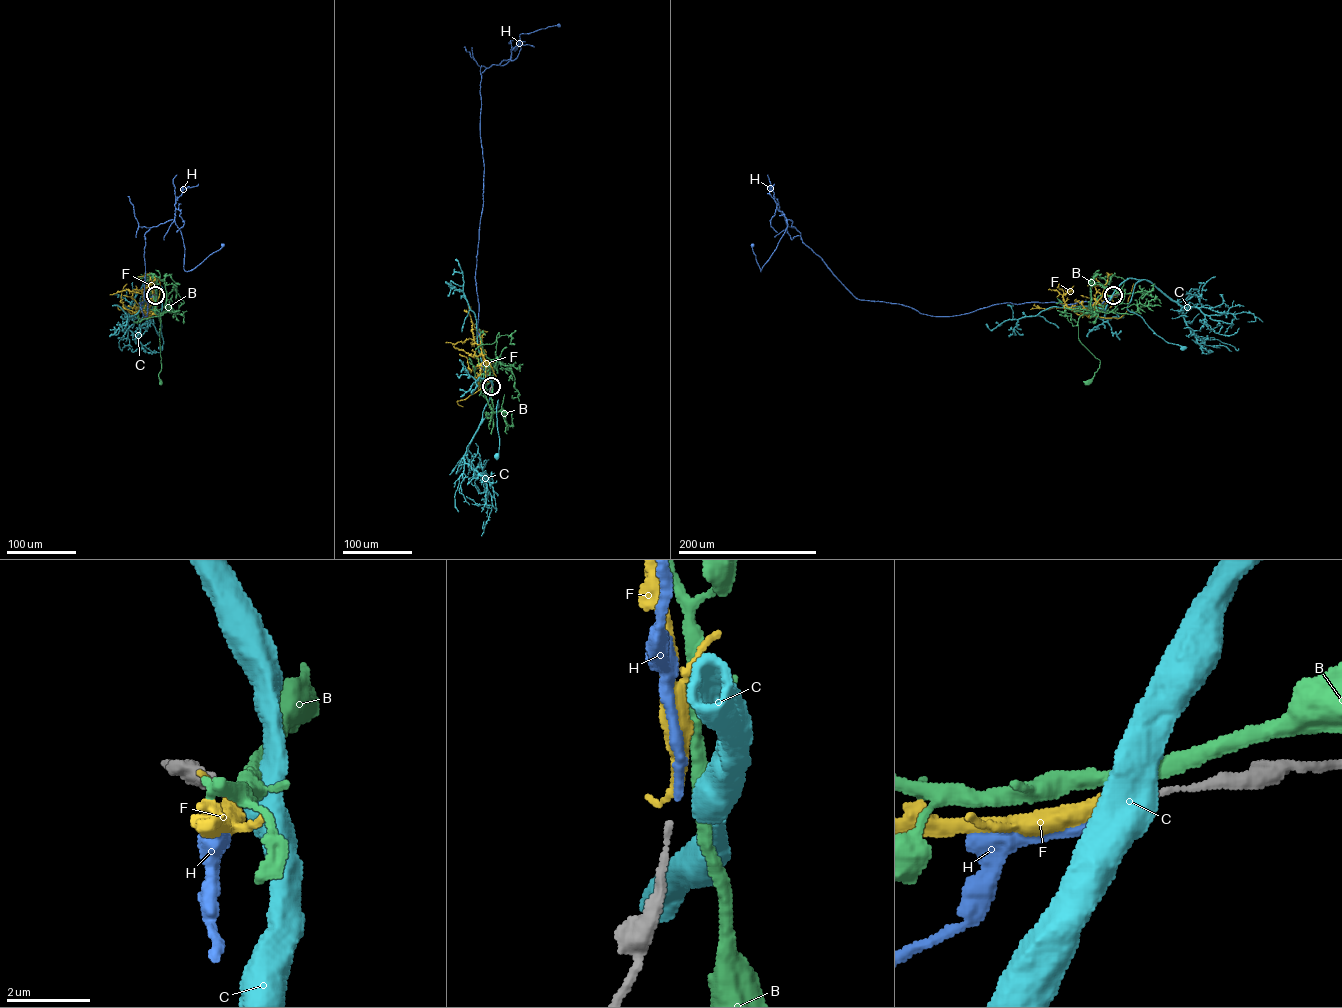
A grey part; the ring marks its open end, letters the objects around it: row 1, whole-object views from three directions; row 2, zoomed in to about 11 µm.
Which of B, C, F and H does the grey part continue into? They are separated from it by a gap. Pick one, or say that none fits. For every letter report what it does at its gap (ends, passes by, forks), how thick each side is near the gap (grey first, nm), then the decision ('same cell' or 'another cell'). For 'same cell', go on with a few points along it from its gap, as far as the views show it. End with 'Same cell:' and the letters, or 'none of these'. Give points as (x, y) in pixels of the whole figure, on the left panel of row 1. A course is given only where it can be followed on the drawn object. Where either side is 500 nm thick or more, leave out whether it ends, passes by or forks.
B: it passes by; 120 nm thick on the grey side, 360 nm on the other; another cell
C: 120 nm thick on the grey side, 700 nm on the other; another cell
F: it ends there; 120 nm thick on the grey side, 200 nm on the other; another cell
H: it ends there; 120 nm thick on the grey side, 190 nm on the other; same cell; it runs (155, 295), (151, 303), (139, 303), (144, 316), (144, 234), (151, 227), (174, 220), (186, 271), (223, 245)
Same cell: H

